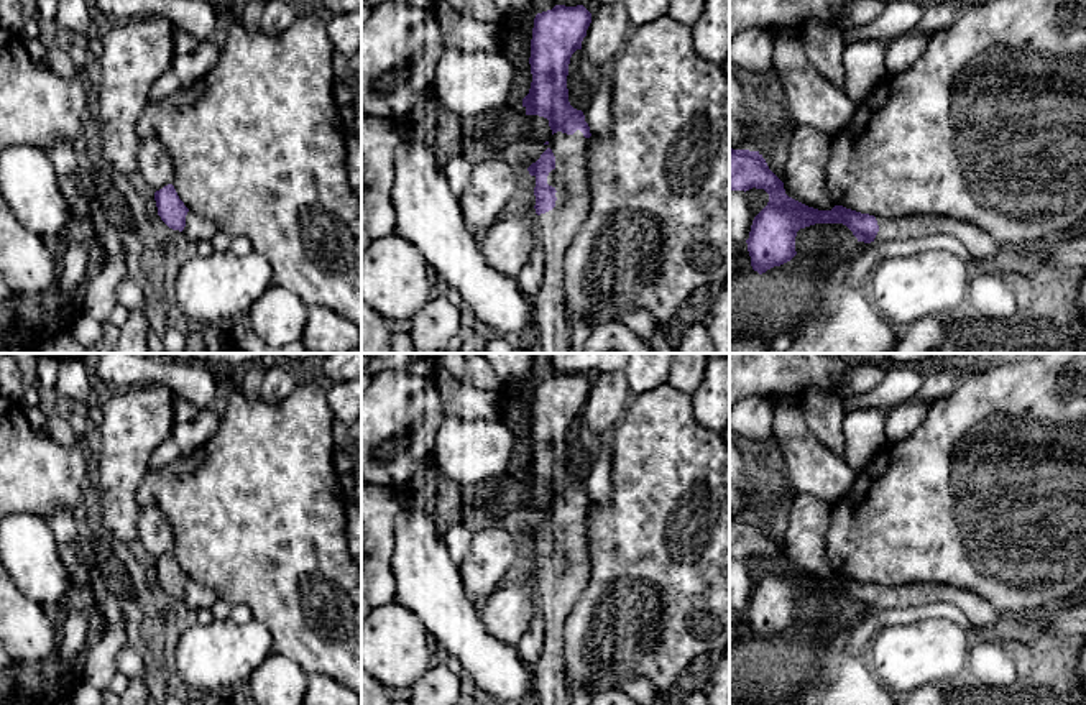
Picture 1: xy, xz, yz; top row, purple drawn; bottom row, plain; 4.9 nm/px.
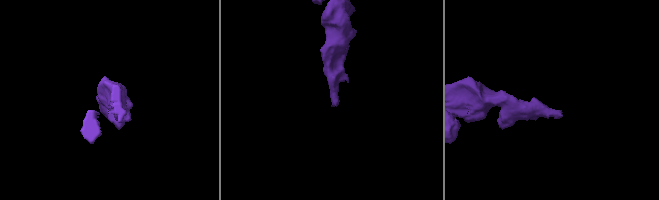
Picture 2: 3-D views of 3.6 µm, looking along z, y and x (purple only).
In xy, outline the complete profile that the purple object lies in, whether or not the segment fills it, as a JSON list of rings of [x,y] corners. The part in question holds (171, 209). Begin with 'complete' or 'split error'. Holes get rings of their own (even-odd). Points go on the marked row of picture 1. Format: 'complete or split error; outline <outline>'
split error; outline [[[173,184],[154,192],[158,215],[173,230],[184,233],[192,243],[207,242],[215,237],[219,227],[194,212],[191,212],[179,199]]]

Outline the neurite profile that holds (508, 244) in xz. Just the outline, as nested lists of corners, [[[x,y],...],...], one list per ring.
[[[534,207],[524,209],[508,219],[496,220],[480,233],[480,247],[486,261],[511,279],[516,279],[532,253],[541,248],[536,215]]]

